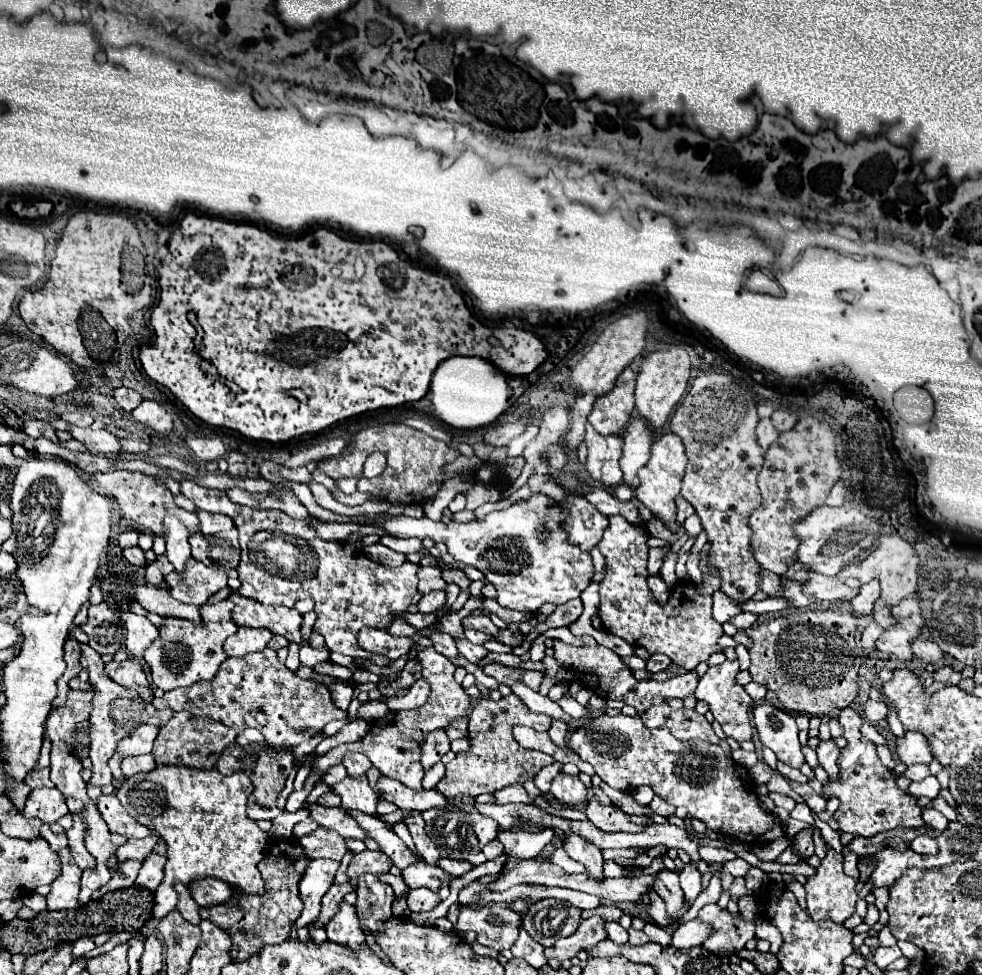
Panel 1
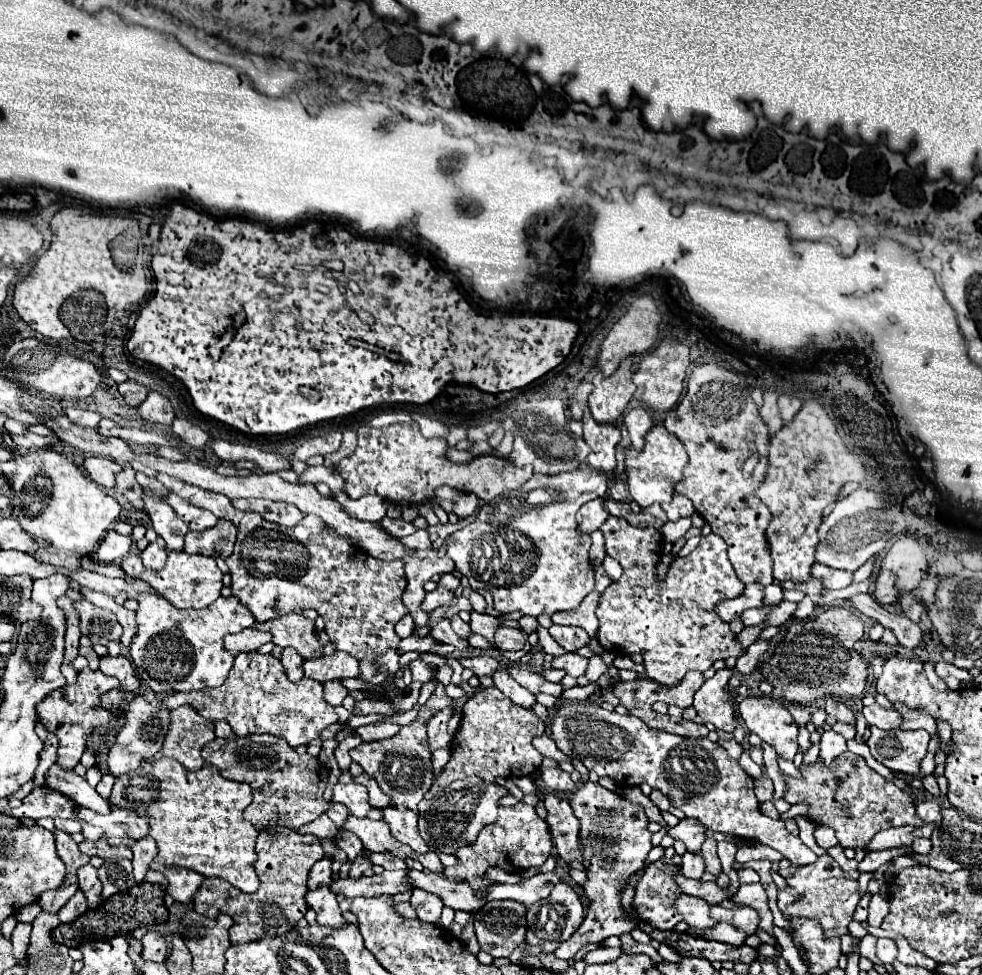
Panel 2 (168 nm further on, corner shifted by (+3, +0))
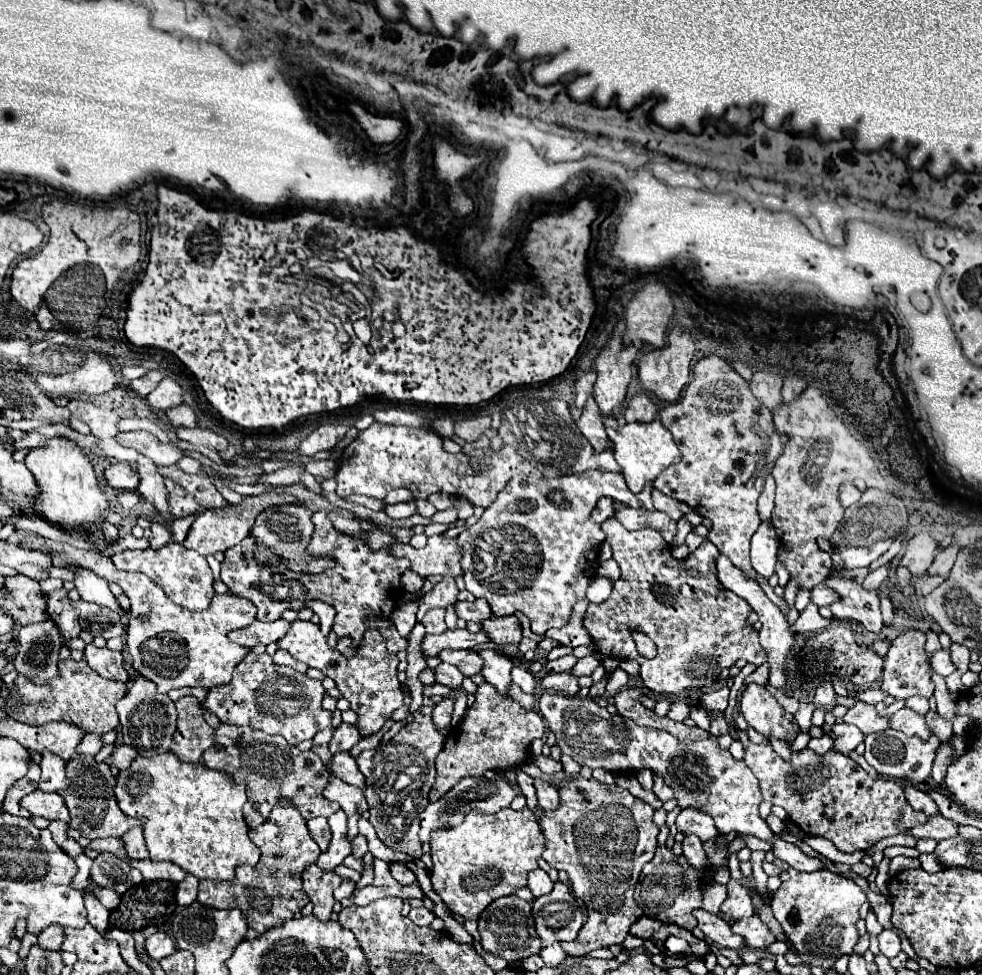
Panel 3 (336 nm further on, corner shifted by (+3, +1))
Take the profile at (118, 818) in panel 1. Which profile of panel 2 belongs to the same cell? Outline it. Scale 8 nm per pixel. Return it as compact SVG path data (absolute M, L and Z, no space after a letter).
M51 766L47 772L47 788L53 788L65 796L75 798L79 806L95 810L99 814L107 814L111 810L109 800L101 798L95 788L87 784L85 778L77 776L73 770L59 770L59 766Z

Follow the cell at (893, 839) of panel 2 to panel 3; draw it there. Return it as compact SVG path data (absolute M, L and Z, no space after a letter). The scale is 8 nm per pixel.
M933 815L933 817L929 817L929 821L925 825L917 825L907 833L911 833L913 837L919 837L919 839L929 837L929 839L941 841L941 839L949 839L949 837L957 835L957 823L953 823L941 815Z

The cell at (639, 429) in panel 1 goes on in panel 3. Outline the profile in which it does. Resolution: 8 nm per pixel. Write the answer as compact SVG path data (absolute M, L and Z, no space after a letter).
M637 393L629 401L629 405L625 409L627 423L631 423L631 421L643 421L643 423L647 423L647 421L653 421L655 415L657 415L657 407L655 407L653 399L647 393Z

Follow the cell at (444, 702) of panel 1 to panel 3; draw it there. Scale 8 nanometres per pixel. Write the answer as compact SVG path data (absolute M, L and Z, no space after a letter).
M421 707L411 721L385 745L363 751L357 757L359 771L365 775L365 799L369 803L369 821L377 837L393 851L419 859L423 855L419 841L419 813L427 805L427 793L435 781L435 757L443 749L445 737L431 719L431 707Z

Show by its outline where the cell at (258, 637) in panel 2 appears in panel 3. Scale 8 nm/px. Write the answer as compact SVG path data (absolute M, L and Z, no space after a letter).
M277 619L277 621L271 621L271 623L253 621L251 625L247 625L243 629L231 631L229 639L239 643L239 645L243 645L243 647L253 647L257 643L269 645L273 641L279 641L289 631L289 625L291 623L285 621L285 619Z

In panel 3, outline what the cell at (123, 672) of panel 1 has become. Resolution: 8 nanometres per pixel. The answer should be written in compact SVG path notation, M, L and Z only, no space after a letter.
M93 643L85 645L83 649L83 657L87 661L87 665L101 677L105 679L115 679L121 683L127 683L127 671L123 669L123 655L121 651L111 651L107 647L99 649Z

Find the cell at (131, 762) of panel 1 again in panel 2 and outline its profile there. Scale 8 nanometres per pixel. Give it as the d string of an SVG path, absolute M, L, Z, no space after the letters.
M119 746L109 748L107 764L109 764L109 770L113 776L121 776L131 770L137 770L141 766L141 762L143 762L143 758L139 758L139 754L131 754Z

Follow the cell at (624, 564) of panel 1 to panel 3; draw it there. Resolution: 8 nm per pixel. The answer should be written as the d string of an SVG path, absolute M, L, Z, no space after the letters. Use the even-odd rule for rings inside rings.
M609 517L603 523L603 531L607 533L607 543L613 549L613 559L621 567L621 577L615 581L611 597L599 605L589 605L583 619L583 627L587 629L599 653L615 659L637 659L641 665L643 685L655 693L681 693L687 689L701 691L711 687L719 679L721 669L735 665L737 659L747 659L755 665L763 665L767 661L767 655L759 645L759 633L751 625L747 625L747 617L752 612L747 601L735 597L735 593L731 591L719 593L717 589L719 581L715 573L715 557L719 557L719 551L711 541L705 541L687 559L677 561L671 557L671 547L667 545L667 541L663 541L663 537L653 529L631 533L623 529L623 525L615 517ZM629 627L637 627L649 639L653 639L653 643L657 645L657 657L645 659L637 653Z

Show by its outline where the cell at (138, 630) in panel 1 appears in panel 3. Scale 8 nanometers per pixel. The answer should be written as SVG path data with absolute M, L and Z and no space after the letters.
M69 567L69 569L75 573L73 583L77 583L77 591L83 601L91 601L91 603L109 607L109 609L117 611L119 615L123 615L123 609L117 603L117 599L113 597L113 593L109 591L109 585L105 579L97 577L93 571L83 569L83 567Z

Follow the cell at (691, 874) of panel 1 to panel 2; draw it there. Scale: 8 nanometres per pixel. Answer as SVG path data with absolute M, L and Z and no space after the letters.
M685 852L681 858L681 872L687 878L699 878L705 872L705 862L703 862L701 854Z

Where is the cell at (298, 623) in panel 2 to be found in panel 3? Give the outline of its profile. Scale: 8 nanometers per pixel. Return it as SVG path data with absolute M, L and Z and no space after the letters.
M301 619L291 623L291 629L279 641L279 647L289 651L295 659L307 663L309 667L323 671L327 677L331 677L337 683L337 689L349 701L349 707L359 715L357 729L361 737L375 735L391 717L391 713L403 705L403 689L401 683L397 681L399 659L397 655L391 655L387 651L385 639L377 629L367 629L363 641L355 649L355 655L349 659L345 659L337 649L331 649L327 645L327 639L321 633L319 625Z

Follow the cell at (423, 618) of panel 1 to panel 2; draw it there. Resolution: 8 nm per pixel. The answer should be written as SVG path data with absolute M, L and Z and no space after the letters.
M461 596L461 598L453 598L453 600L447 602L445 606L437 608L437 610L433 610L433 612L429 614L429 622L427 622L427 626L433 626L433 624L437 624L437 622L443 620L443 618L451 618L451 616L459 614L461 610L473 610L471 604L469 604L469 600L463 598L463 596Z

